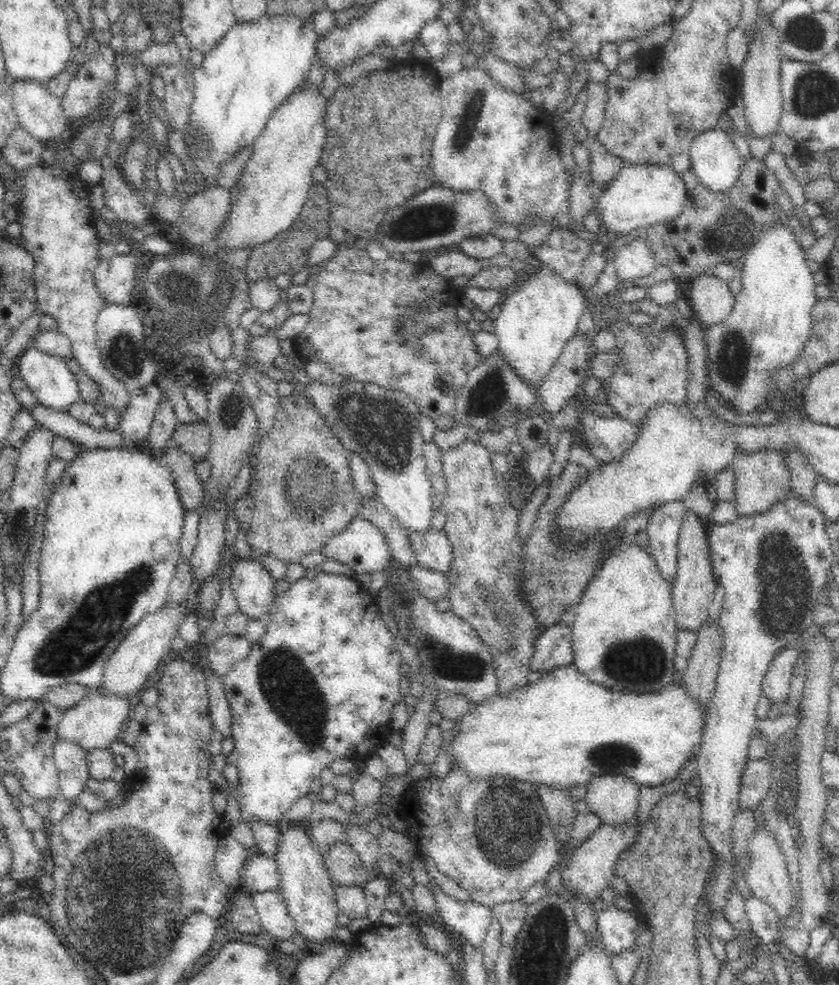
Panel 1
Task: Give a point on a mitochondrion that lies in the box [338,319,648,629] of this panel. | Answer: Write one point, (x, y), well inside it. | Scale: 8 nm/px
(487, 394)

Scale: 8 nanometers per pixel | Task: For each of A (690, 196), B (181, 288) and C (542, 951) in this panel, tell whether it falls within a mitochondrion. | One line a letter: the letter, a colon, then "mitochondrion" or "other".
A: other
B: mitochondrion
C: mitochondrion

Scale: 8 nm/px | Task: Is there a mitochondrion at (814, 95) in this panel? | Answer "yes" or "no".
yes

